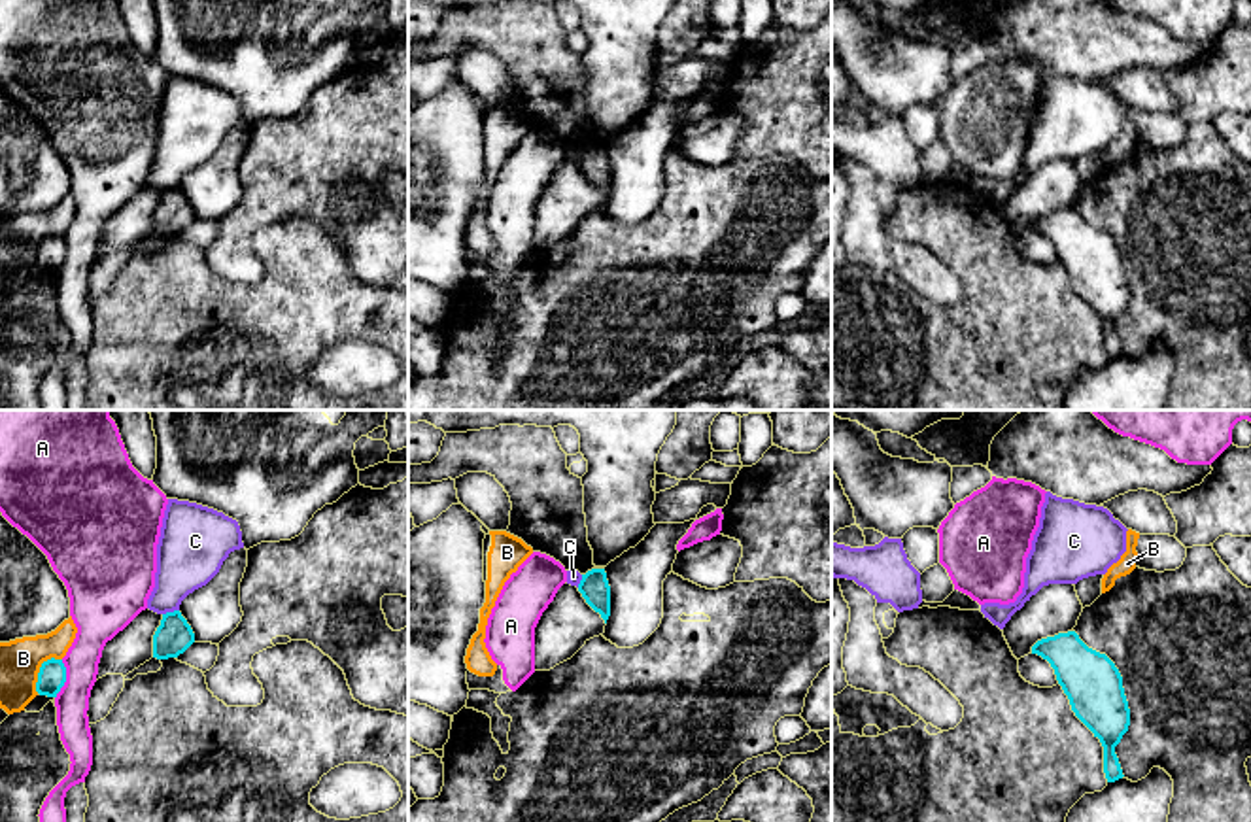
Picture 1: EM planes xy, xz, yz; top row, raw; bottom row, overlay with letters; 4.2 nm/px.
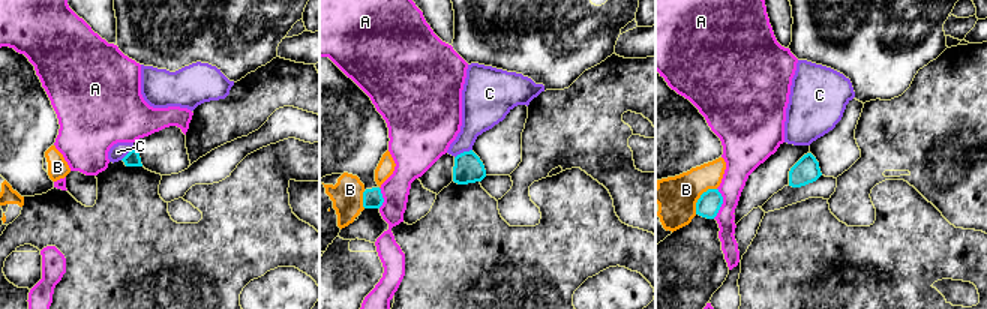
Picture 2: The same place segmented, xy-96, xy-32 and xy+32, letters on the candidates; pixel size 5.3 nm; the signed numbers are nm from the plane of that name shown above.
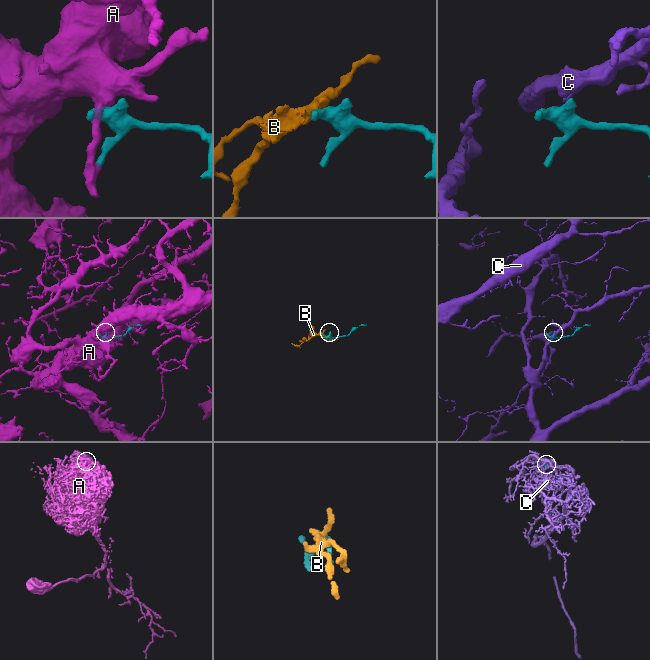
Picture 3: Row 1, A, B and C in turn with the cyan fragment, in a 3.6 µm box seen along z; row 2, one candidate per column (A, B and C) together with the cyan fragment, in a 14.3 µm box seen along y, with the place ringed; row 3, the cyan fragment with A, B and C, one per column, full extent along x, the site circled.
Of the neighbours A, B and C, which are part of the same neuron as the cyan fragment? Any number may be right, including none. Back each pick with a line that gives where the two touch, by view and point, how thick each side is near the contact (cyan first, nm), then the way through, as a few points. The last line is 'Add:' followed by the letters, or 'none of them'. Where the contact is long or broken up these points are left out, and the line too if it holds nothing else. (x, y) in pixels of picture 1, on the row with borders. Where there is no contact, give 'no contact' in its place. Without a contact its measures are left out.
Add: none of them

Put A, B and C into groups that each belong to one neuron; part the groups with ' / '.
A / B / C

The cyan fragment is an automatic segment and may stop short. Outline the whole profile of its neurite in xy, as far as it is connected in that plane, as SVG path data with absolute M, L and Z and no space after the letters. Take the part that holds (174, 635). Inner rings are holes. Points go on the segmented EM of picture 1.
M180 610L163 614L153 635L153 658L178 658L195 642L195 633Z

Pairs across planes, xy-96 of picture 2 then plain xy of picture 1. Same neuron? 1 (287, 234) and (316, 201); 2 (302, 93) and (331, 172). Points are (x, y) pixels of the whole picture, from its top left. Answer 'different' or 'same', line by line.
1: different
2: same

